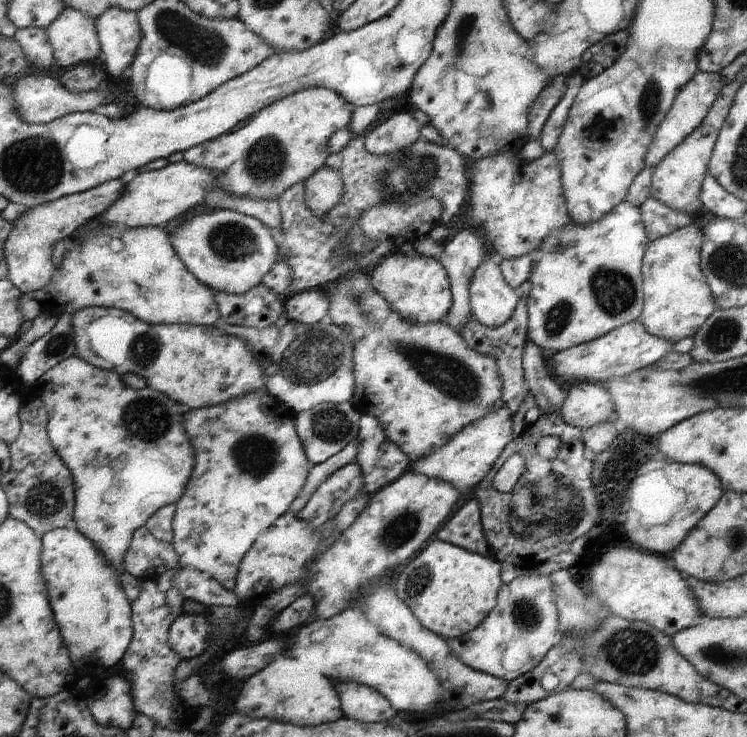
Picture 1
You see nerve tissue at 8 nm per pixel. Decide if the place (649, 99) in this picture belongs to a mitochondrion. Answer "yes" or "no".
yes

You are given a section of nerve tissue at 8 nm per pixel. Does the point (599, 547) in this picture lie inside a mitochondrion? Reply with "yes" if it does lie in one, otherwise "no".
no

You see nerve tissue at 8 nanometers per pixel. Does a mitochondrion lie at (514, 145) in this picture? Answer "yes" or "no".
no

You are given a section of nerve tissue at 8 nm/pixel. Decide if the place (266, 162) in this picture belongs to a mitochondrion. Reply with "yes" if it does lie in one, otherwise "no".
yes

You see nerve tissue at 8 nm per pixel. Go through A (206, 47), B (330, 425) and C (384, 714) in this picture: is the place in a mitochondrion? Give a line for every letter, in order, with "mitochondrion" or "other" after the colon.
A: mitochondrion
B: mitochondrion
C: other

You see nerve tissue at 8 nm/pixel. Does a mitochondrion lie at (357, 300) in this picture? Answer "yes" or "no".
yes

